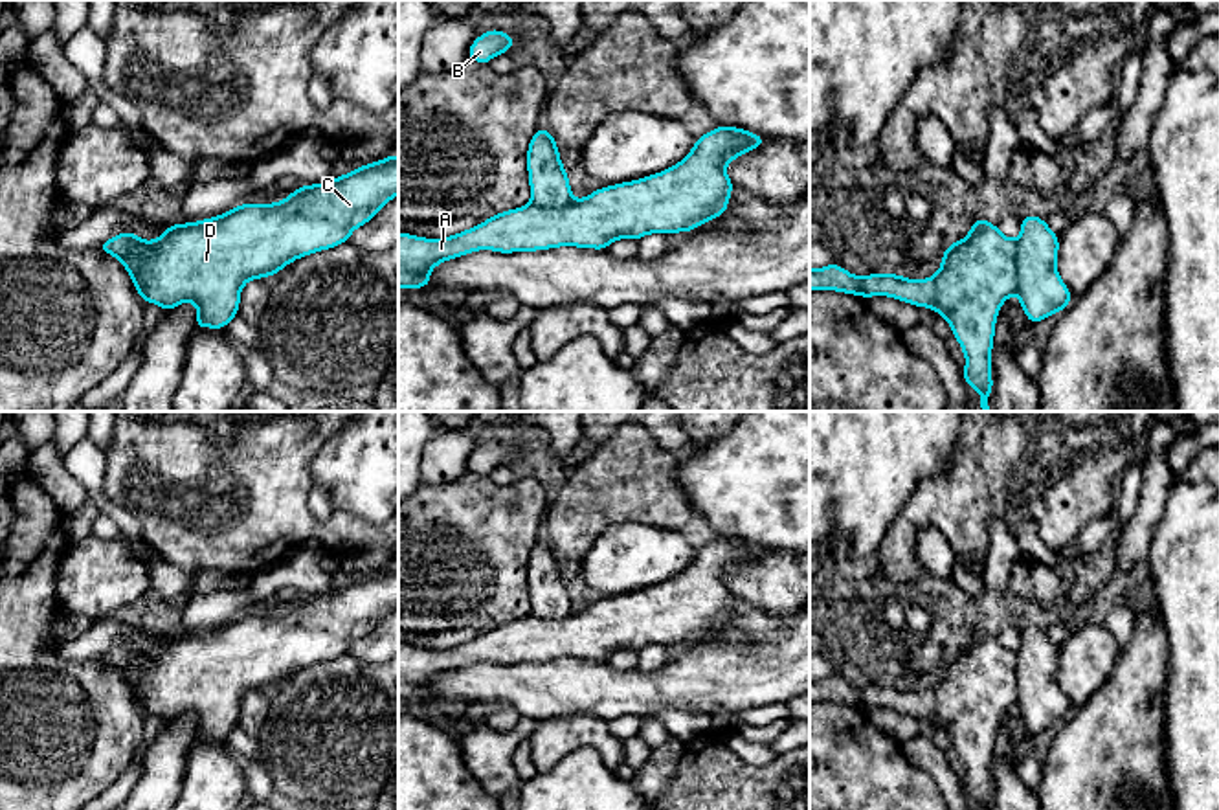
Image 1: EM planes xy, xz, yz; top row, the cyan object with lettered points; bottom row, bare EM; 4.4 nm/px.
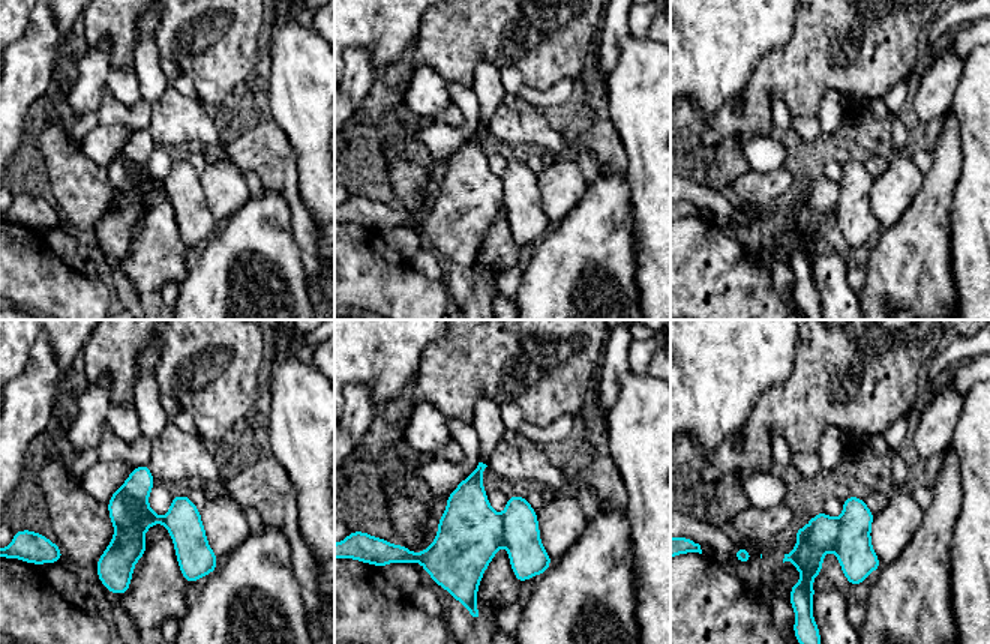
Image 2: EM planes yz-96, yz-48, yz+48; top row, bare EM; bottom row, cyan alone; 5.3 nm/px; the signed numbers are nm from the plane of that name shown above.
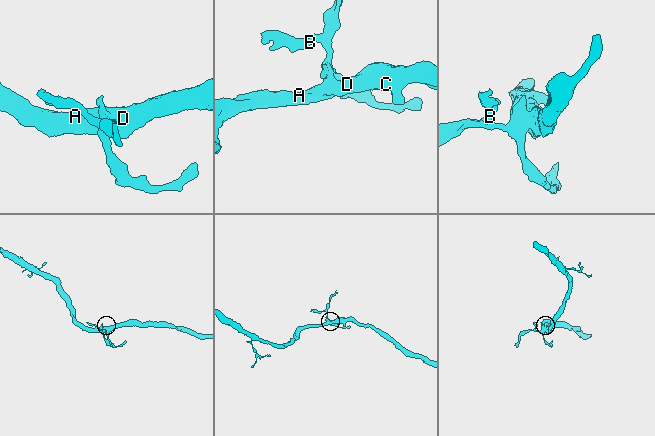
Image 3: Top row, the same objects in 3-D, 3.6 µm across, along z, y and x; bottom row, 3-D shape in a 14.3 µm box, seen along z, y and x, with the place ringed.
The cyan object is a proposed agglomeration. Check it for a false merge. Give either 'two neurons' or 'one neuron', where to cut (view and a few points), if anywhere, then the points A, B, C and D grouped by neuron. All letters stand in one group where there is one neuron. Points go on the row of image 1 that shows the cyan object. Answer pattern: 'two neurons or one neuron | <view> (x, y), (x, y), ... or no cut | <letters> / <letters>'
two neurons | yz (1014, 241), (1016, 292) | A C D / B

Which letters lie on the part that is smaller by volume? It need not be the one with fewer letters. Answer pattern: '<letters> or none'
B

